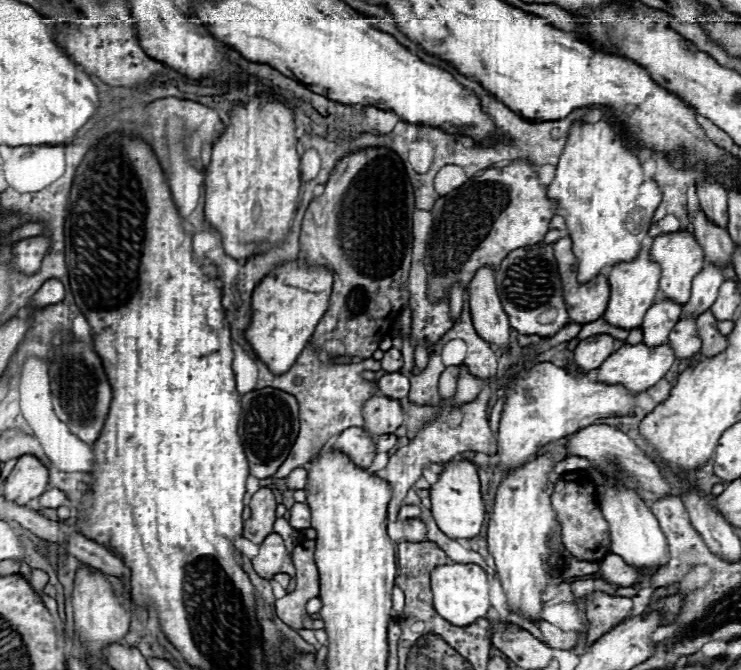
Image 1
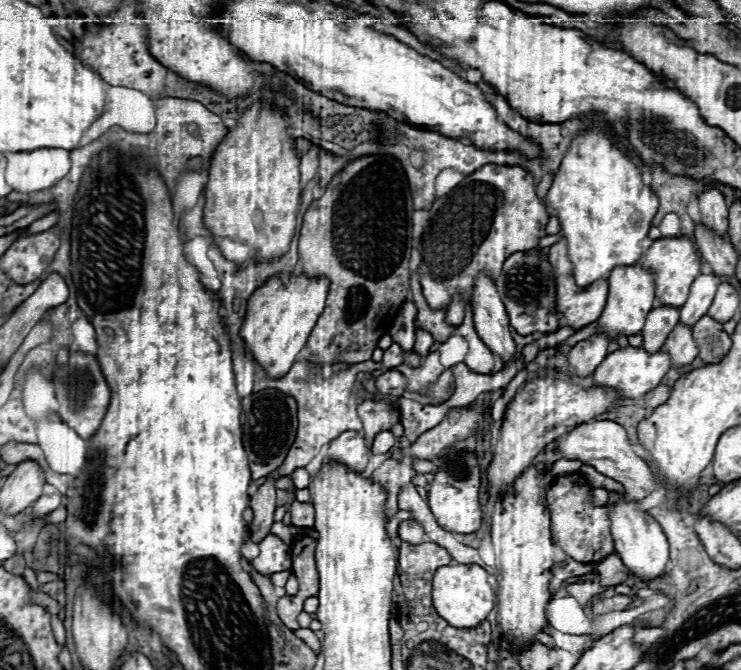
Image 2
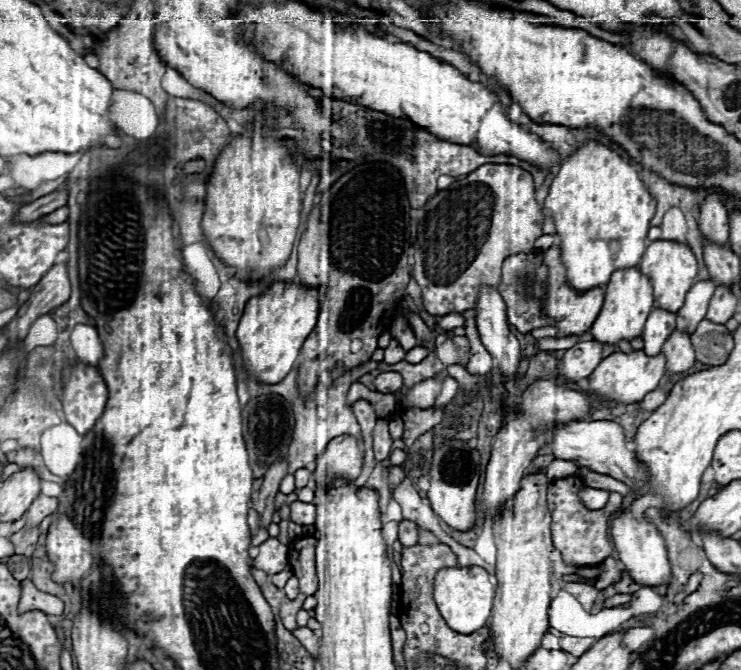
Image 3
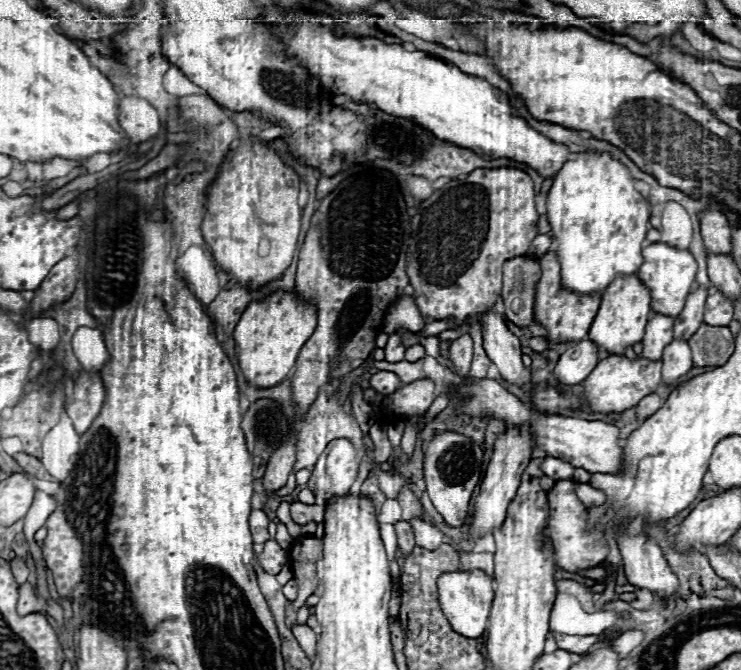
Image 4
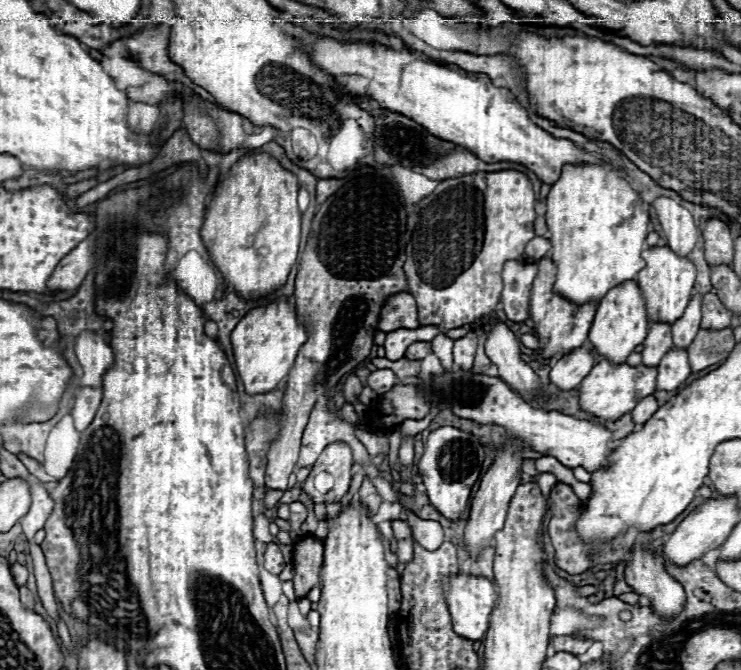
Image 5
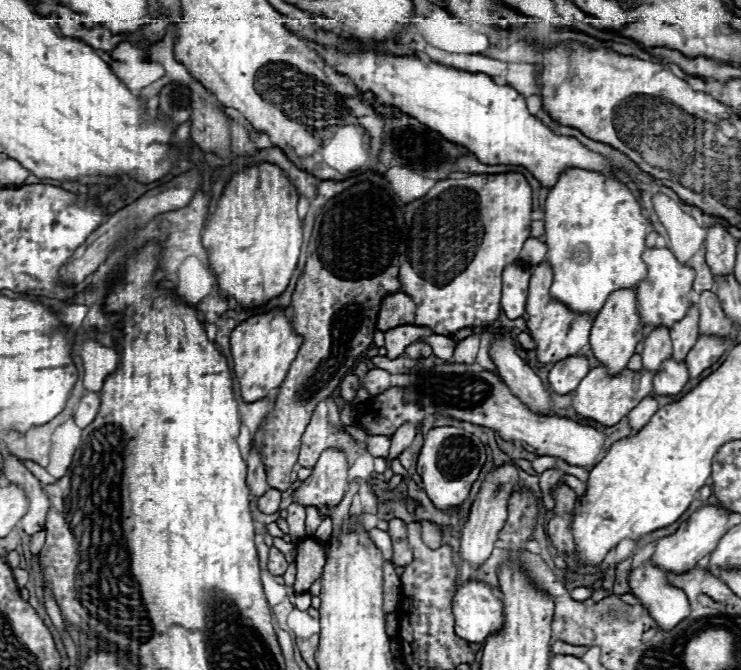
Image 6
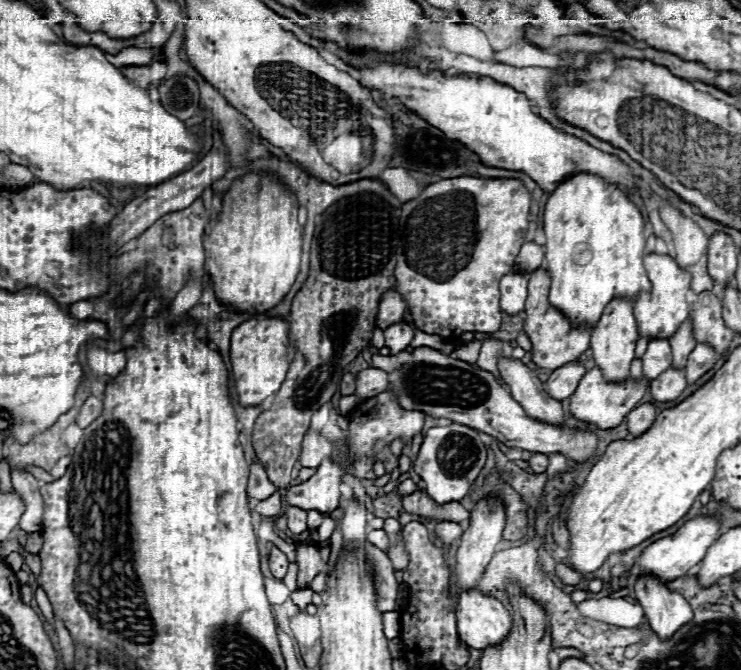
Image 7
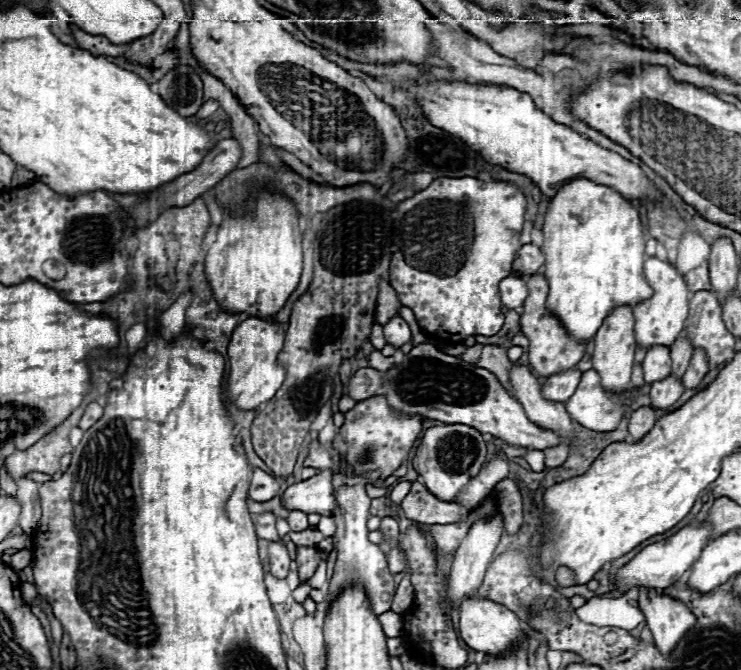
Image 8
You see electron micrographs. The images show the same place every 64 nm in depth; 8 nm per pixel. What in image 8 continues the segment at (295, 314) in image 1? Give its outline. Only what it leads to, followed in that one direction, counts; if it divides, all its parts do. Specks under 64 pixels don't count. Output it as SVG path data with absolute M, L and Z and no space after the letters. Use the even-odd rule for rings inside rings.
M260 318L244 320L232 334L227 356L230 362L230 376L228 376L228 398L230 402L242 410L256 410L260 404L268 402L284 382L284 368L276 362L278 352L284 344L284 334L278 332L280 324L272 324Z

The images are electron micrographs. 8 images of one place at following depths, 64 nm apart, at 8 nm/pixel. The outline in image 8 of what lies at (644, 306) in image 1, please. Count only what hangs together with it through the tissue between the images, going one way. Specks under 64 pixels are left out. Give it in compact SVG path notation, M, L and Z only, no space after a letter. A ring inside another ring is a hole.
M616 308L608 320L600 326L600 332L596 332L594 338L594 354L592 354L592 368L600 374L600 382L604 390L612 394L624 394L630 390L630 374L634 366L634 316L632 308Z

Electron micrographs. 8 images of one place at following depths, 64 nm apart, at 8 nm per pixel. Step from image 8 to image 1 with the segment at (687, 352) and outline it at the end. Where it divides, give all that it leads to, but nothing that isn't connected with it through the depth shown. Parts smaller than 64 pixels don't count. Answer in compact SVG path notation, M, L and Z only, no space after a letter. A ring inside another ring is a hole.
M712 264L704 268L692 282L692 296L684 304L682 316L698 318L702 312L706 312L714 304L722 282L724 282L724 272L720 268L712 268Z

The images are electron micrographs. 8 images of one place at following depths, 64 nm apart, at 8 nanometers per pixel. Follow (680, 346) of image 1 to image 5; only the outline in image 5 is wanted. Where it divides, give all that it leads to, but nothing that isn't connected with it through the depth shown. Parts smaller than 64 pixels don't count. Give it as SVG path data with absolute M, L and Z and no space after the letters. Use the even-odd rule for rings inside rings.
M672 348L658 364L656 390L668 390L668 392L678 390L688 376L690 376L690 364L686 352Z

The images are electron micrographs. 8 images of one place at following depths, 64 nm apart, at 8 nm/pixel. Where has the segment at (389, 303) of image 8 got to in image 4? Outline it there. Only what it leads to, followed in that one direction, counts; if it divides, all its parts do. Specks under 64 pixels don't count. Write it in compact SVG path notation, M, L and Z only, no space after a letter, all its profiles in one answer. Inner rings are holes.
M402 294L400 298L396 298L390 304L390 308L386 312L386 318L384 318L384 328L382 330L388 332L388 334L392 334L400 328L410 330L410 332L420 332L424 326L426 324L424 324L424 320L422 320L416 304L414 304L414 298L408 296L408 294Z

